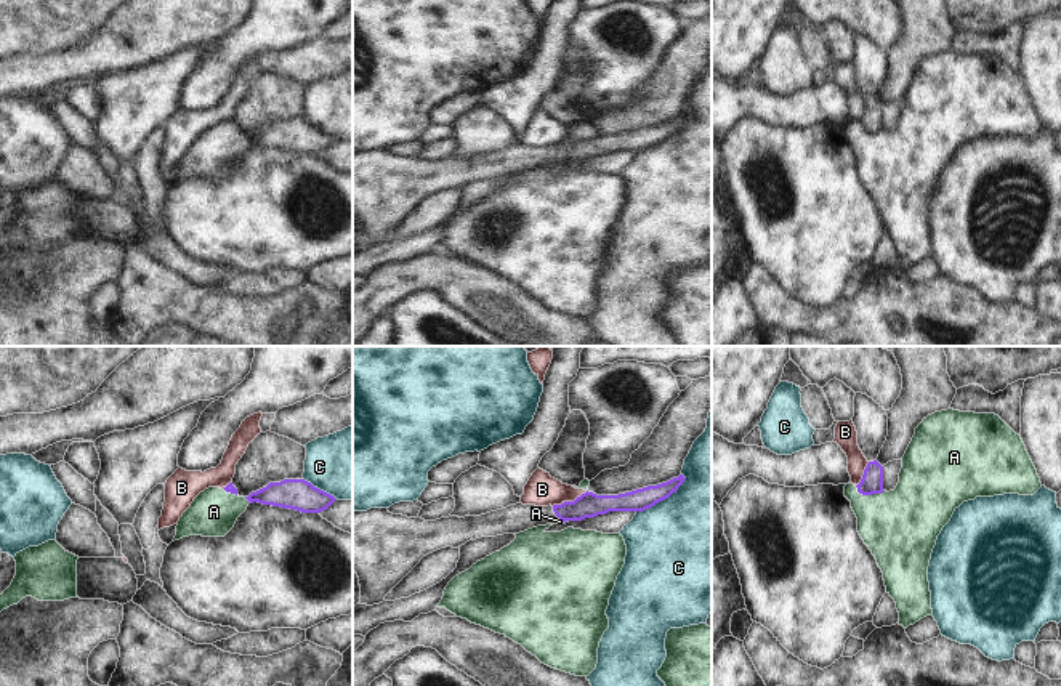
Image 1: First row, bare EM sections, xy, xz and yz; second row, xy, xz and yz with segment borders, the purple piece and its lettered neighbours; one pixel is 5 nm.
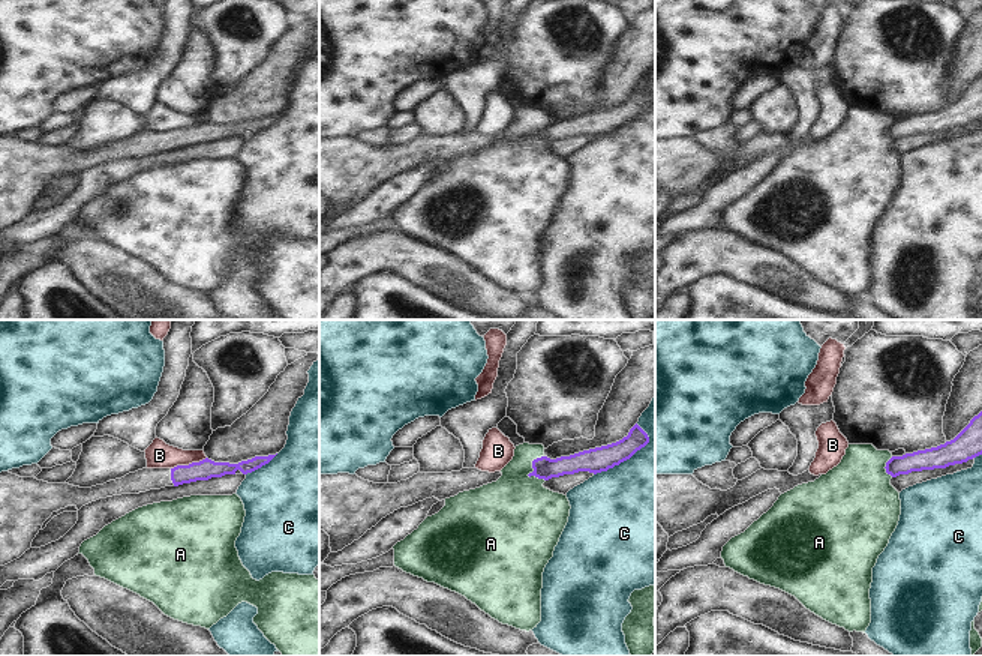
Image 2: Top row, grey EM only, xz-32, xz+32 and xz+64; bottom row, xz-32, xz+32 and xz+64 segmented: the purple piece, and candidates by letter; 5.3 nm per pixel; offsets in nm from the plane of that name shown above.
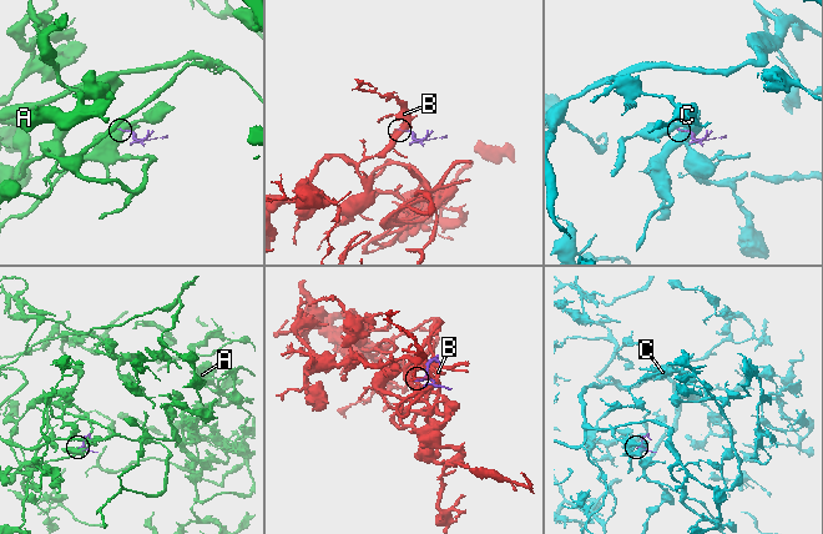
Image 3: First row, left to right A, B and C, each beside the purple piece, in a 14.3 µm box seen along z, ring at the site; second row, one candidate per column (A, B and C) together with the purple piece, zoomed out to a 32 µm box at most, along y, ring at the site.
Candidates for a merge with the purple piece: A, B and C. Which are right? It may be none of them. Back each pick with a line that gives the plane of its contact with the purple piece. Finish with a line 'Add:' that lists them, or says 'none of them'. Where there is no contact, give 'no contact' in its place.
Add: none of them

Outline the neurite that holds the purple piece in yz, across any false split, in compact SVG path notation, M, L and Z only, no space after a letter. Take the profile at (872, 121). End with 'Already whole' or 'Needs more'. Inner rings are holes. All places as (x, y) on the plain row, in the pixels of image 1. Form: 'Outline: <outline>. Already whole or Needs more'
Outline: M873 101L869 103L861 123L856 127L862 136L881 135L883 133L883 107Z. Already whole.

